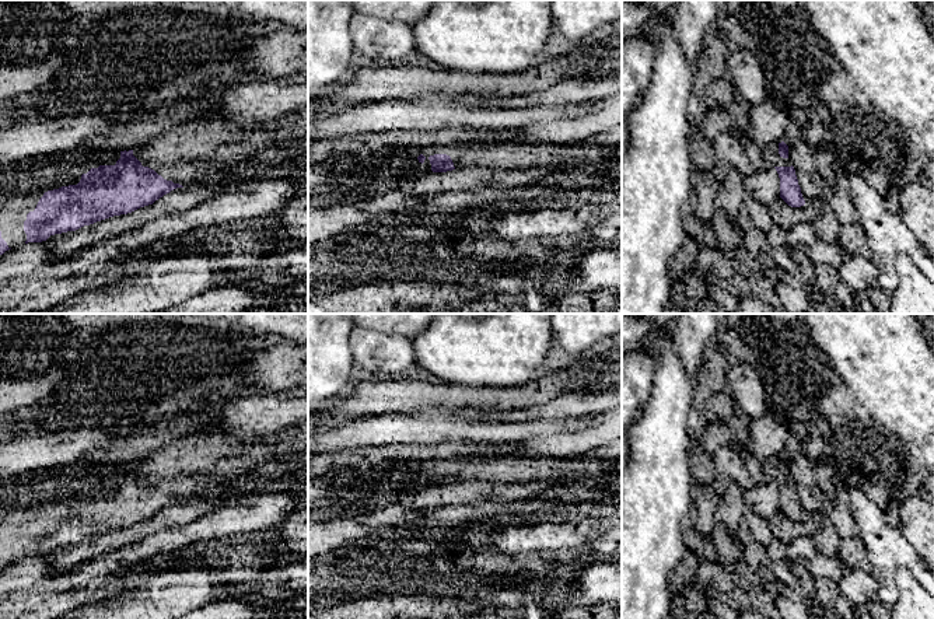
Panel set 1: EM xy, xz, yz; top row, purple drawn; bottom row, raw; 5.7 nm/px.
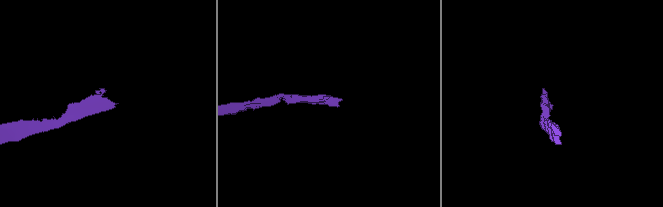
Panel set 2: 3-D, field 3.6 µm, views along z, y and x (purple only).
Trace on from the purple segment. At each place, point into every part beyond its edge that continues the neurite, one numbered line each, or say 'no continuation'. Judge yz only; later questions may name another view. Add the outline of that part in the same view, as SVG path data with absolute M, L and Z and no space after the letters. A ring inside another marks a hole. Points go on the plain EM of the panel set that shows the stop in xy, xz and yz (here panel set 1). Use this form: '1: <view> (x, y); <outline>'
1: yz (770, 465); M770 457L766 459L762 459L763 471L766 475L773 480L791 480L790 472L783 472L779 468L779 457Z

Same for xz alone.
1: xz (509, 468); M469 455L449 461L427 462L423 469L423 485L431 485L428 471L447 468L455 482L485 480L492 483L534 482L562 478L590 479L605 469L622 469L620 458L535 458L522 455L479 457Z

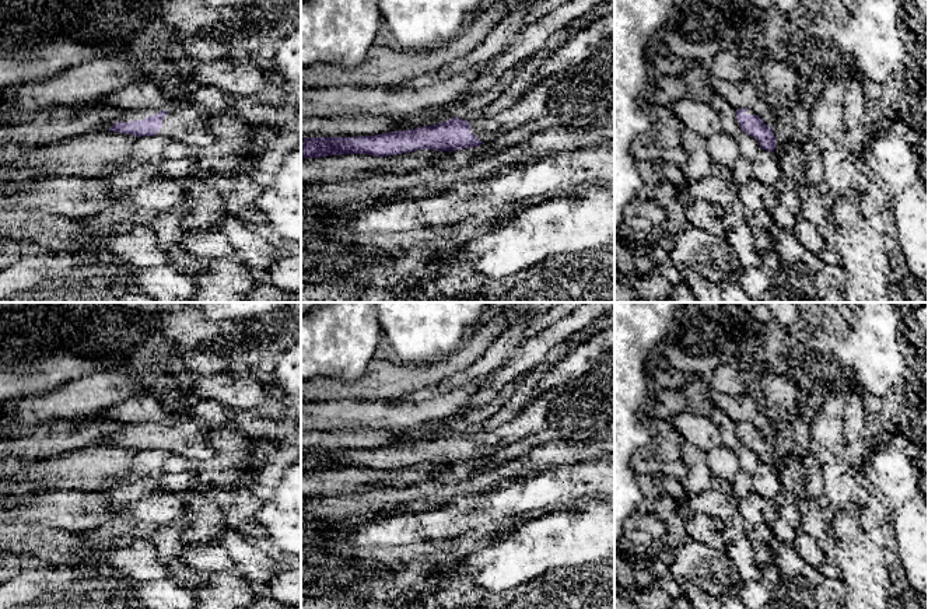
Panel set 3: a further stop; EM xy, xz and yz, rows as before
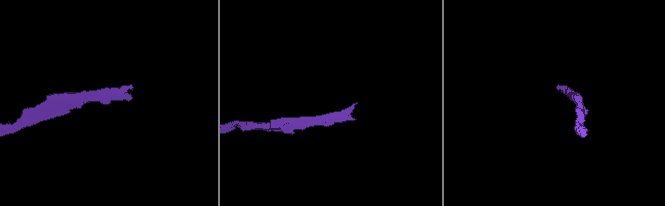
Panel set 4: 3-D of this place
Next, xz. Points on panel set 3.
1: xz (529, 420); M544 391L493 431L470 434L470 447L481 456L493 459L504 447L540 433L546 427L546 414L551 398L553 392Z

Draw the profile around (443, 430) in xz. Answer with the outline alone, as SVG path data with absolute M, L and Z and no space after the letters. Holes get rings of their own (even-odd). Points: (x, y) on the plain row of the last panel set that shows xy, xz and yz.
M447 424L435 428L435 430L426 430L426 431L414 431L409 435L402 435L398 438L396 444L412 444L412 442L417 442L421 440L431 440L431 438L437 438L437 437L442 437L447 435L452 431L452 428Z

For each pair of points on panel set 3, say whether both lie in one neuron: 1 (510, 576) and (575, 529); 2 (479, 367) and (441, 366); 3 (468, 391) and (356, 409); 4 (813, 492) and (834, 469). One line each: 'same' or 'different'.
1: same
2: different
3: same
4: different

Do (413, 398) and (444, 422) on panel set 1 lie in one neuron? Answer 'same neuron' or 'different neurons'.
different neurons

